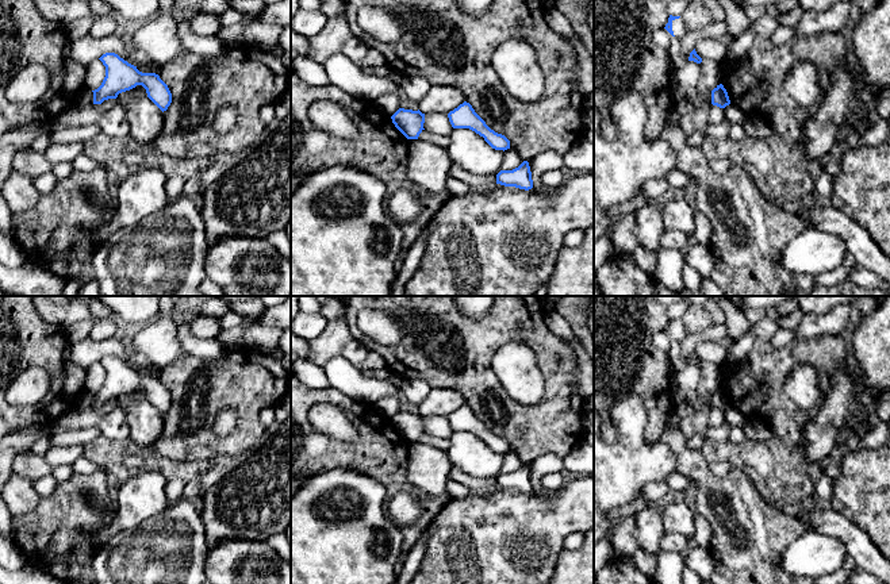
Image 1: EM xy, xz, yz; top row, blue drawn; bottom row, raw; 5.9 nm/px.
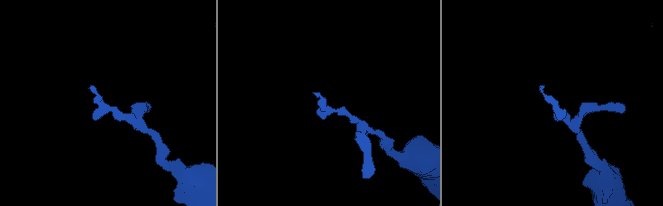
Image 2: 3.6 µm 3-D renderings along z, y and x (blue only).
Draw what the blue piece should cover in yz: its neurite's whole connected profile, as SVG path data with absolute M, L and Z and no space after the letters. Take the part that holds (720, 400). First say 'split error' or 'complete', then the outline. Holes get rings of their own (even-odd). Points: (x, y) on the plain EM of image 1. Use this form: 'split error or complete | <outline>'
complete | M722 387L717 388L713 393L711 393L711 407L717 408L720 411L725 411L726 408L730 407L729 399L726 392L724 391Z

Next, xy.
complete | M106 356L99 361L106 369L106 380L101 388L92 393L93 407L116 402L119 396L130 393L137 388L146 392L147 400L164 415L172 406L168 388L156 376L142 376L137 369L128 366L115 356Z

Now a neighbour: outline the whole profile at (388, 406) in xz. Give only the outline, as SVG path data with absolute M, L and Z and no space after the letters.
M387 395L377 400L373 406L387 418L392 419L399 411L399 396Z

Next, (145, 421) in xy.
M142 388L122 395L116 403L122 406L130 426L130 439L139 447L153 446L164 427L164 415L147 400Z

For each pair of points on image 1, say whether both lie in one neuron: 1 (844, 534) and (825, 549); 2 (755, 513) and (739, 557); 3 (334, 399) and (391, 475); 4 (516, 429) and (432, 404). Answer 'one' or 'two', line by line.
1: two
2: one
3: one
4: two

